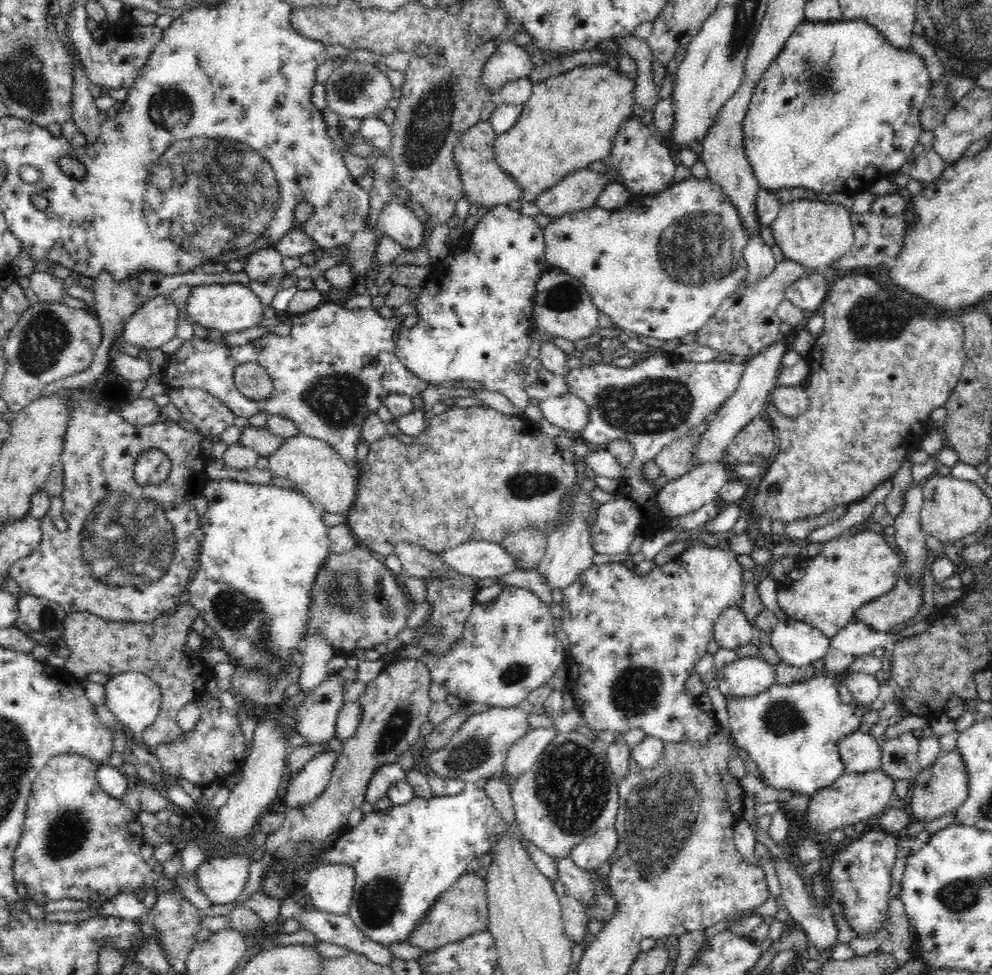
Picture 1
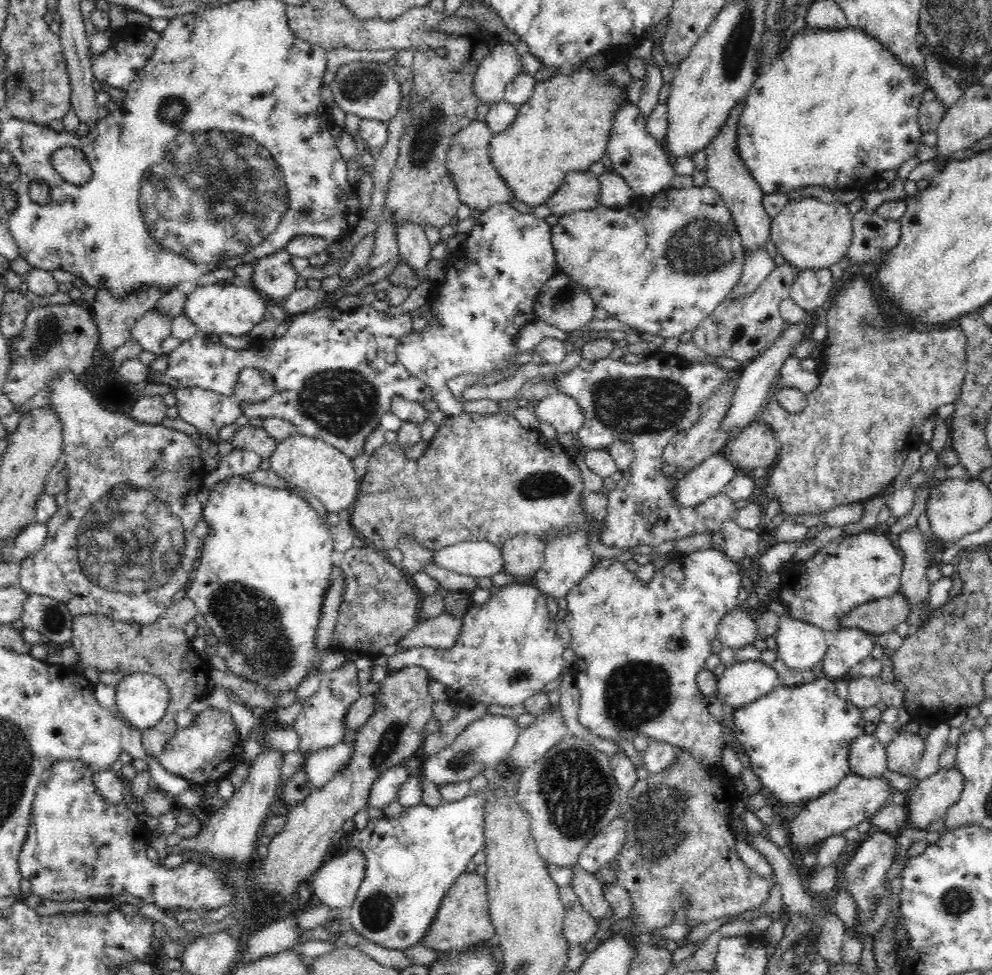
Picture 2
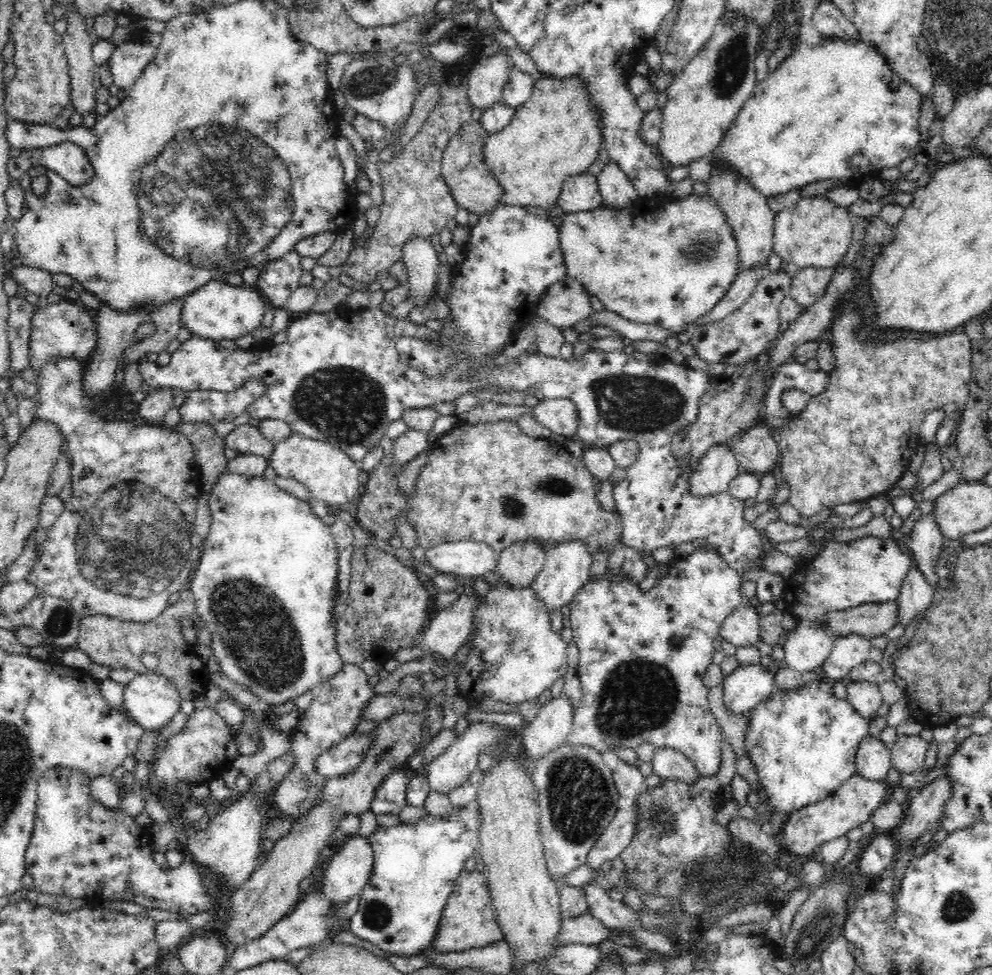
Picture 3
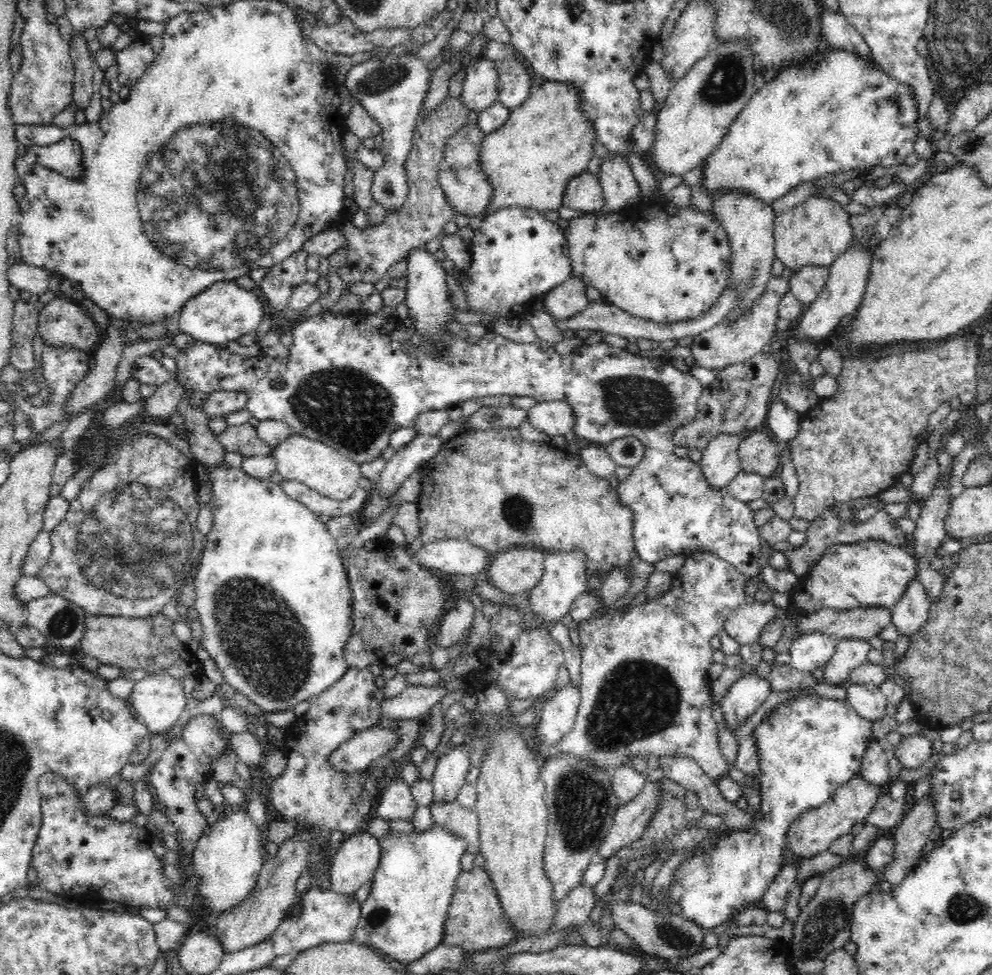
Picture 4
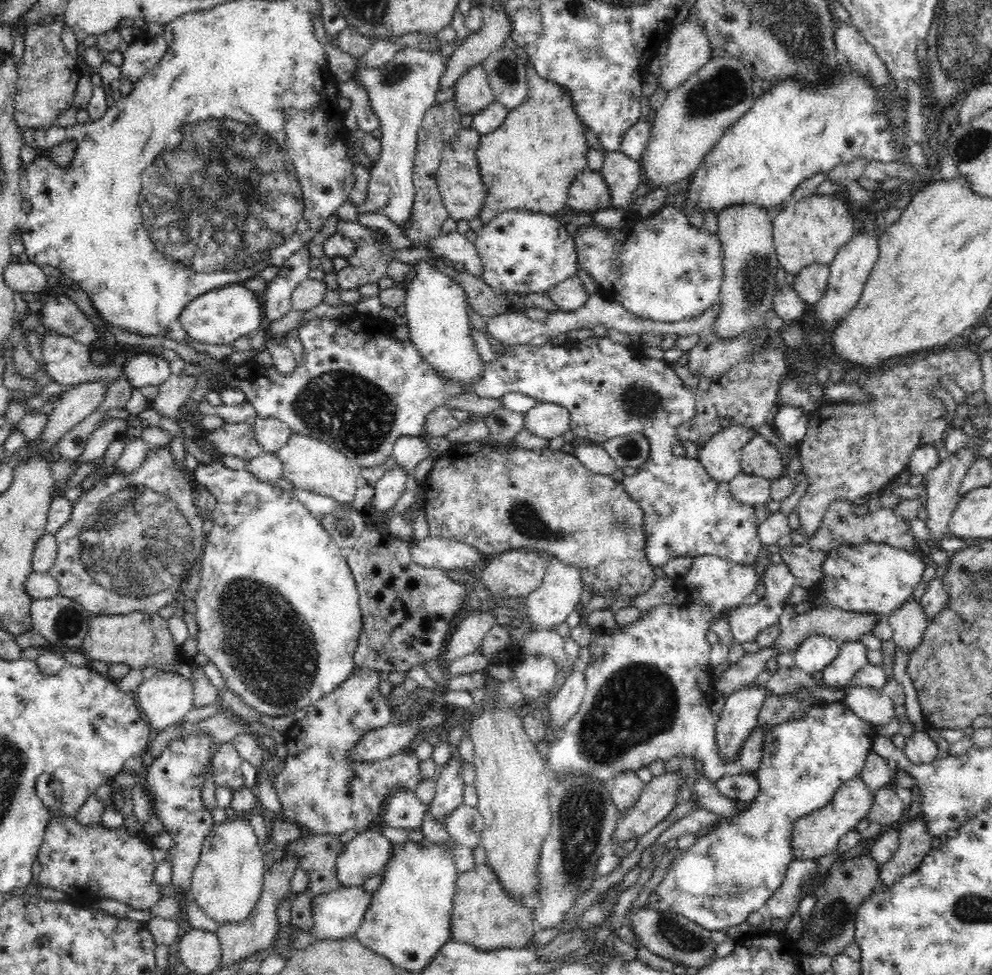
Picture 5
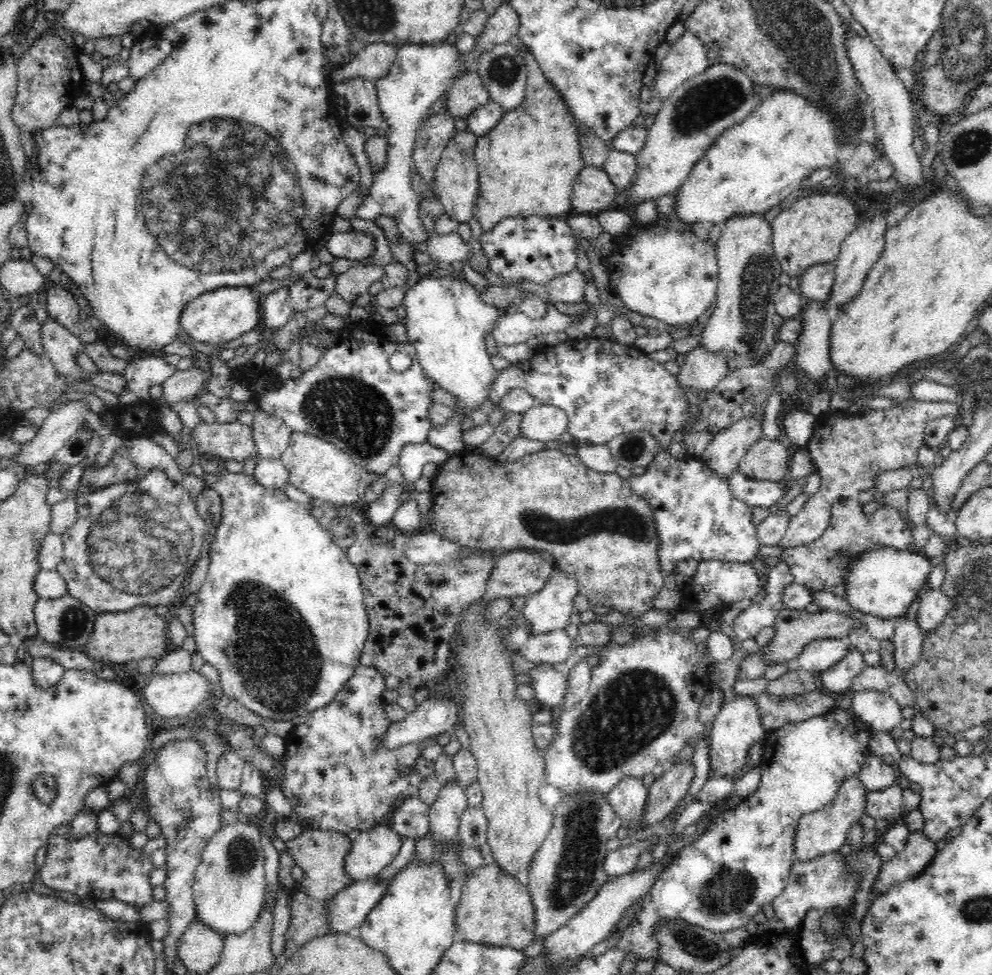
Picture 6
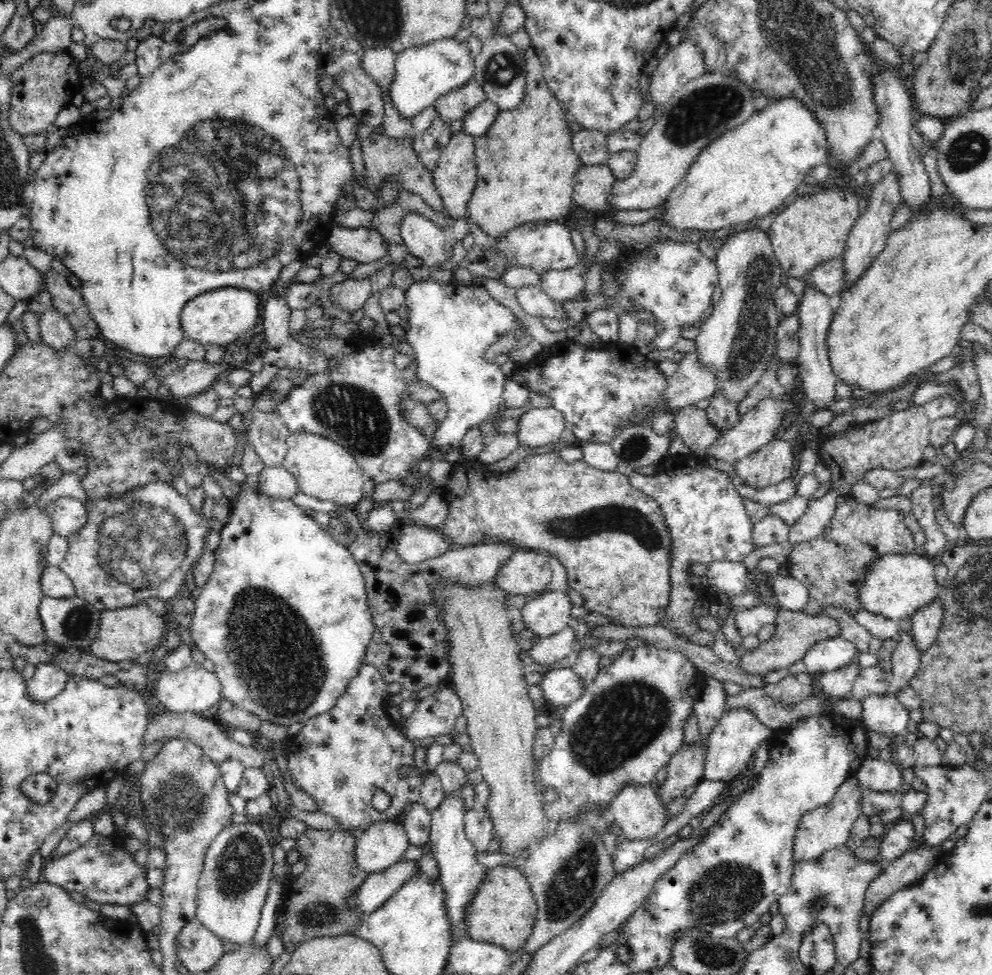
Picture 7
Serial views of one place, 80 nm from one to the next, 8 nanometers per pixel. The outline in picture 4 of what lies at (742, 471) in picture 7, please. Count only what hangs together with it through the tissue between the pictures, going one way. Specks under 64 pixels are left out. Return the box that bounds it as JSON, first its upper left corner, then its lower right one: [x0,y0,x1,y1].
[738,427,781,477]

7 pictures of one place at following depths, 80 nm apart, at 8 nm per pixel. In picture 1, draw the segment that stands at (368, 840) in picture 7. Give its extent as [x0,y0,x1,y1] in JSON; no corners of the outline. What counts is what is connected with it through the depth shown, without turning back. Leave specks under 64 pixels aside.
[303,863,355,914]

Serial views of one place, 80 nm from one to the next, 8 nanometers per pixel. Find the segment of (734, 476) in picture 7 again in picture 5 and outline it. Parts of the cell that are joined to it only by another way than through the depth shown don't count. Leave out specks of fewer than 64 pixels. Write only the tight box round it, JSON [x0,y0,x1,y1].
[729,472,771,506]

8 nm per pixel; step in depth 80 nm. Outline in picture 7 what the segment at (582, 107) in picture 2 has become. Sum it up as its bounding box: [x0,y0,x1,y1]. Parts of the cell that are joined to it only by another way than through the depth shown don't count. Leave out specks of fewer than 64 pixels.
[468,46,582,237]

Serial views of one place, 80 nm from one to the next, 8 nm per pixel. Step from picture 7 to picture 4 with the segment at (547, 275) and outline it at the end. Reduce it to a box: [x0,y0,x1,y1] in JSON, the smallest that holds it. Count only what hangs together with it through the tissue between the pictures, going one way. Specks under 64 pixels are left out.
[541,277,588,319]

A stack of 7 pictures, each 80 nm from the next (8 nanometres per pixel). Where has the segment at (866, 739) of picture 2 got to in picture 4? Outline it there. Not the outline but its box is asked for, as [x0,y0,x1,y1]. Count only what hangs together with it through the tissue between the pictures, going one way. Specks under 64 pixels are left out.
[859,739,892,788]

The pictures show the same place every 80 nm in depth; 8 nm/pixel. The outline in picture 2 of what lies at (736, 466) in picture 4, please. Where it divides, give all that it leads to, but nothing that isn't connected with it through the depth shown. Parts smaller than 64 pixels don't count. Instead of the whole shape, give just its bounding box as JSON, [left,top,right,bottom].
[671,451,736,506]

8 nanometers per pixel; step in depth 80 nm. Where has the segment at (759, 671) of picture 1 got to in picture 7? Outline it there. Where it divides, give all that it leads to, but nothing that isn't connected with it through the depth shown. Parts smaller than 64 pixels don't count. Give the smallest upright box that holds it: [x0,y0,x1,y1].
[703,708,774,782]

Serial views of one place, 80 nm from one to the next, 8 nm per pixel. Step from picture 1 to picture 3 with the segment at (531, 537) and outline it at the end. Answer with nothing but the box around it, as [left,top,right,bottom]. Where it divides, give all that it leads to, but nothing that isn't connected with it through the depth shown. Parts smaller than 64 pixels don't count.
[494,540,545,587]

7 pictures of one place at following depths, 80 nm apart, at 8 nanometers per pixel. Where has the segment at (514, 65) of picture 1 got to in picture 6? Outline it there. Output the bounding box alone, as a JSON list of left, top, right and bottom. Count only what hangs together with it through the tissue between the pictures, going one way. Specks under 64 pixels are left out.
[445,68,490,118]

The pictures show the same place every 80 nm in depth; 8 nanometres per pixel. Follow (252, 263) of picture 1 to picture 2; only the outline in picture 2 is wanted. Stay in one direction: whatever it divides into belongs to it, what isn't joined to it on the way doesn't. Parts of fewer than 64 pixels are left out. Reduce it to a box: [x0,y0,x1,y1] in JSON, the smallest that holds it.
[252,251,298,305]

